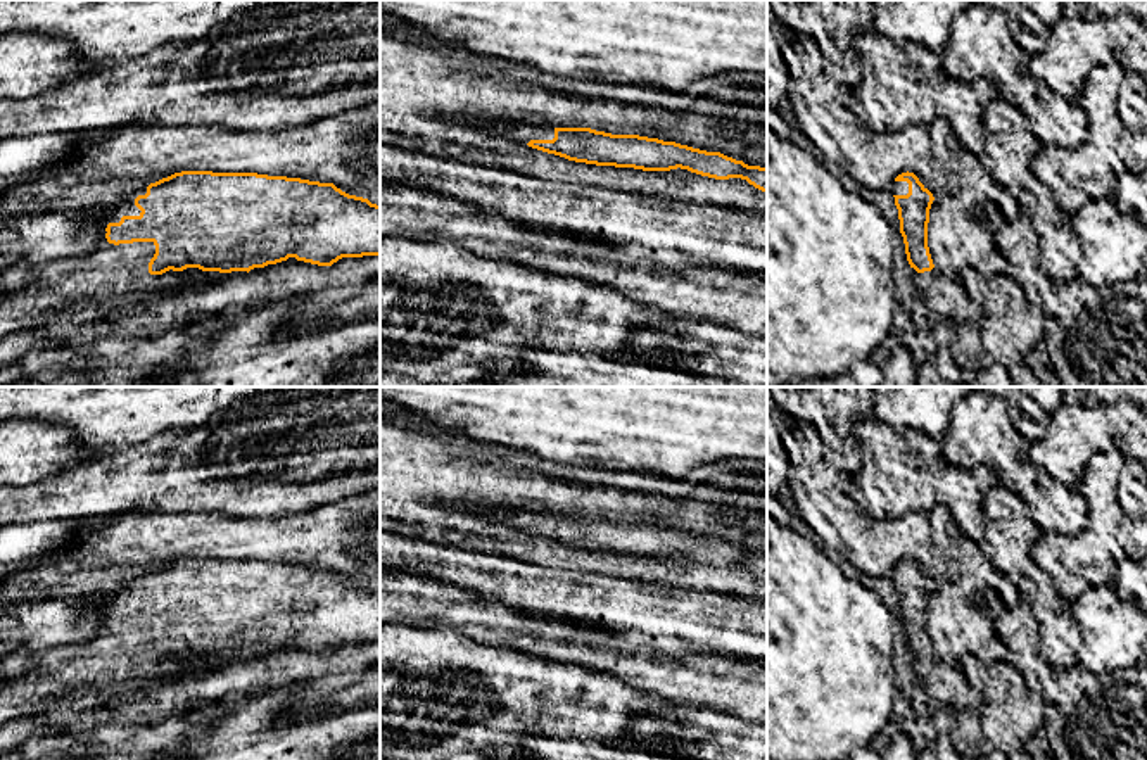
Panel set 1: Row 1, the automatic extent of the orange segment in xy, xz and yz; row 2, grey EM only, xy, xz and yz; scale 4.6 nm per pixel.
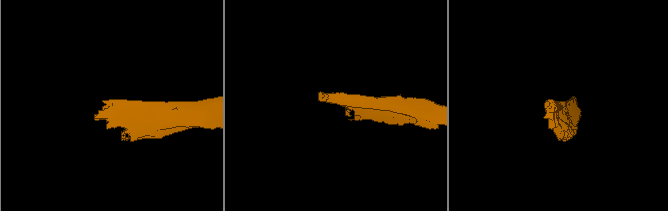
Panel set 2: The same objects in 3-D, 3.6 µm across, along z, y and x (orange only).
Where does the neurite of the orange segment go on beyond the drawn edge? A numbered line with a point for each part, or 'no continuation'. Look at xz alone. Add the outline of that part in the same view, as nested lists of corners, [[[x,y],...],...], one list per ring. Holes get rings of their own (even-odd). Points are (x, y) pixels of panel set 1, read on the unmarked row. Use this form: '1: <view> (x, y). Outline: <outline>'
1: xz (524, 520). Outline: [[[515,511],[515,513],[492,513],[496,522],[511,525],[520,530],[529,530],[530,527],[553,527],[554,515],[537,513],[537,511]]]

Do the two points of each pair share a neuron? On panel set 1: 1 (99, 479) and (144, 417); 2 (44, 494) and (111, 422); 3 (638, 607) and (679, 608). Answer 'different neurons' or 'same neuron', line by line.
1: different neurons
2: different neurons
3: same neuron

